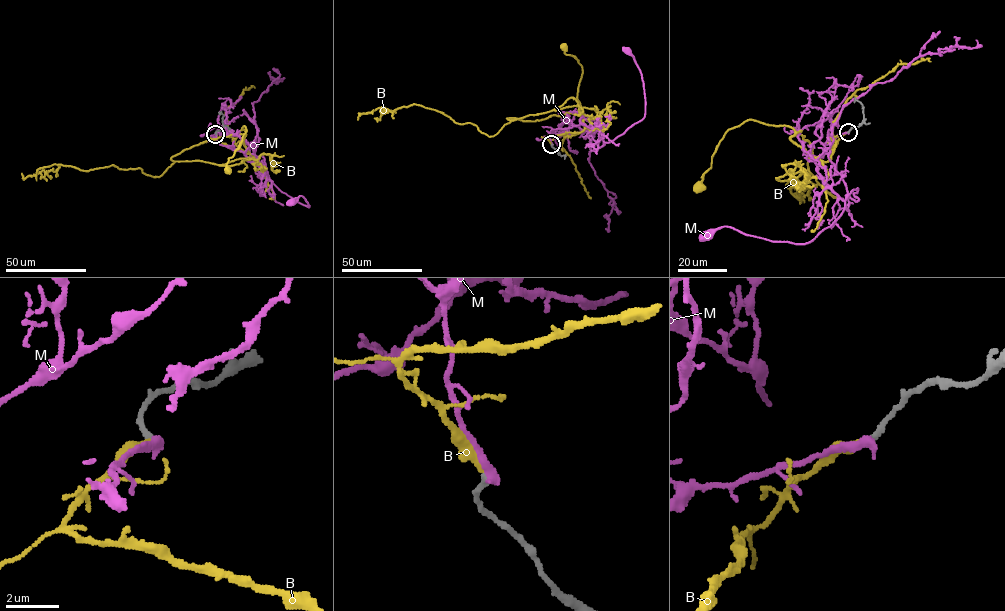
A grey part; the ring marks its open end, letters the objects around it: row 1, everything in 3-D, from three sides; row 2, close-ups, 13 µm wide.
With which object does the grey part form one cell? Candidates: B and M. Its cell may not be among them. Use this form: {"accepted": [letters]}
{"accepted": ["B"]}

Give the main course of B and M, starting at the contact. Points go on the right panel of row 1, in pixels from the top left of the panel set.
B: (848, 132), (825, 161), (796, 144), (788, 126), (745, 121), (726, 132), (700, 187)
M: (848, 132), (831, 136), (816, 161), (844, 209), (812, 241), (771, 241), (728, 226), (704, 236)

